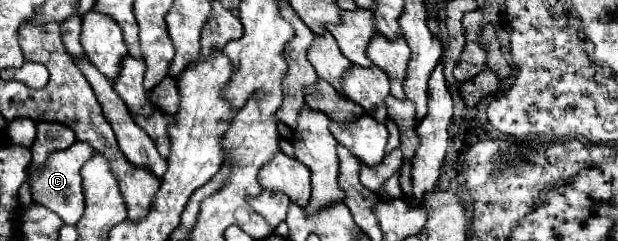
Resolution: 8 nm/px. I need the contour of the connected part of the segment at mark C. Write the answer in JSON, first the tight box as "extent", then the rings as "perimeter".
{"extent":[29,142,95,225],"perimeter":[[[75,142],[67,150],[51,152],[47,162],[33,172],[29,178],[33,202],[41,204],[55,212],[65,224],[75,225],[84,213],[85,198],[82,186],[81,166],[95,154],[95,148],[87,146],[87,142]]]}

